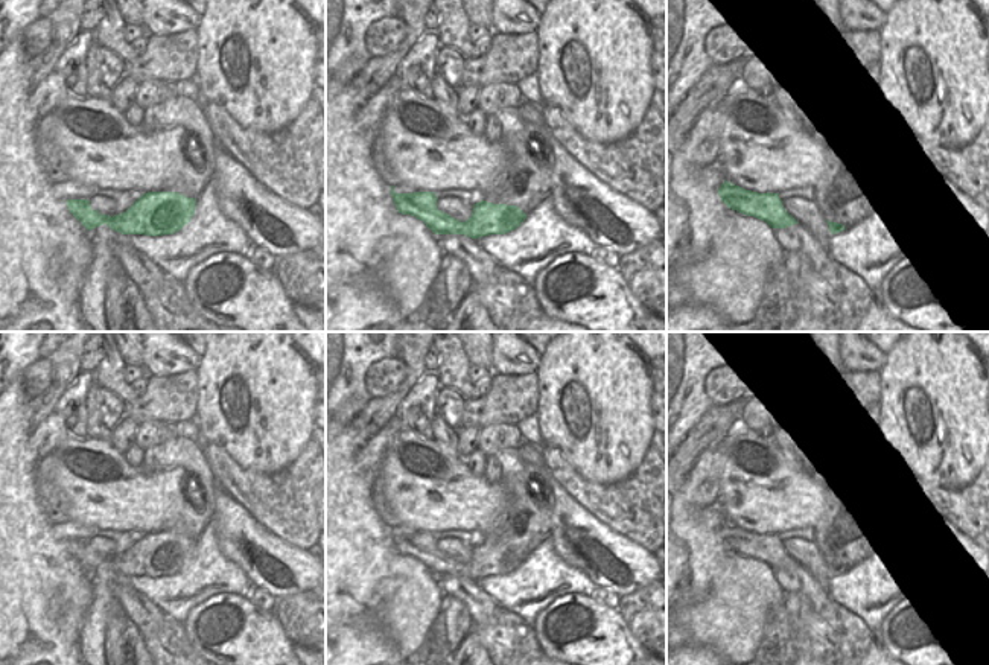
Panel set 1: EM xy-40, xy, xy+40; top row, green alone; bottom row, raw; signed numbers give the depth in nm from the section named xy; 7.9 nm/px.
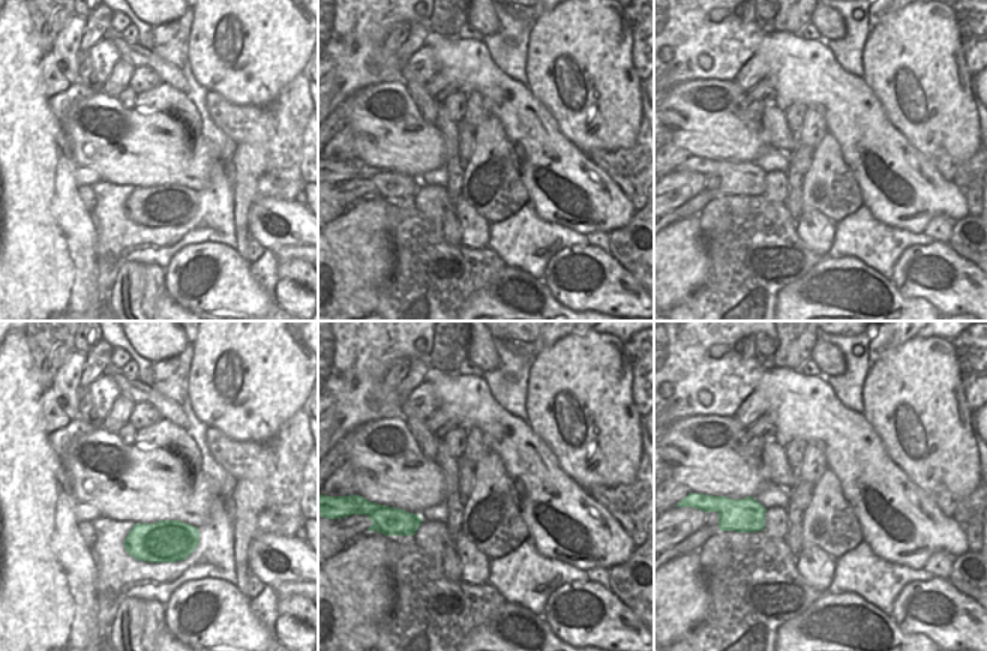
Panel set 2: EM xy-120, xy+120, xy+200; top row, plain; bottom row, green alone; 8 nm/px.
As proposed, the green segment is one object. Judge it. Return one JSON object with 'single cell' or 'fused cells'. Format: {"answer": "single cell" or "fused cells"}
{"answer": "fused cells"}

